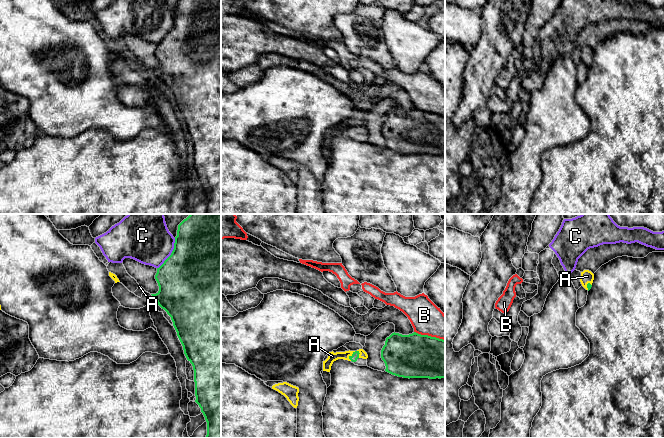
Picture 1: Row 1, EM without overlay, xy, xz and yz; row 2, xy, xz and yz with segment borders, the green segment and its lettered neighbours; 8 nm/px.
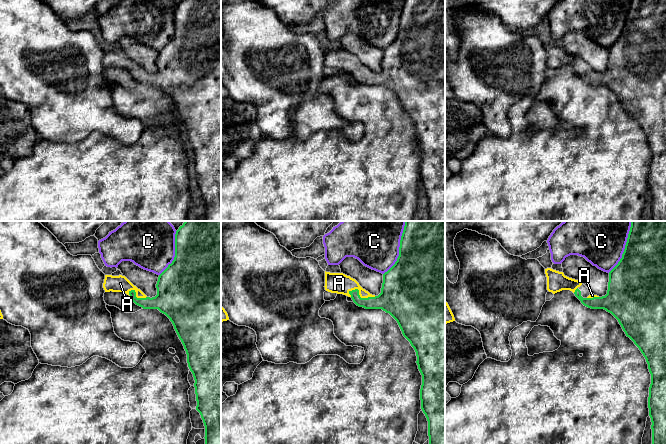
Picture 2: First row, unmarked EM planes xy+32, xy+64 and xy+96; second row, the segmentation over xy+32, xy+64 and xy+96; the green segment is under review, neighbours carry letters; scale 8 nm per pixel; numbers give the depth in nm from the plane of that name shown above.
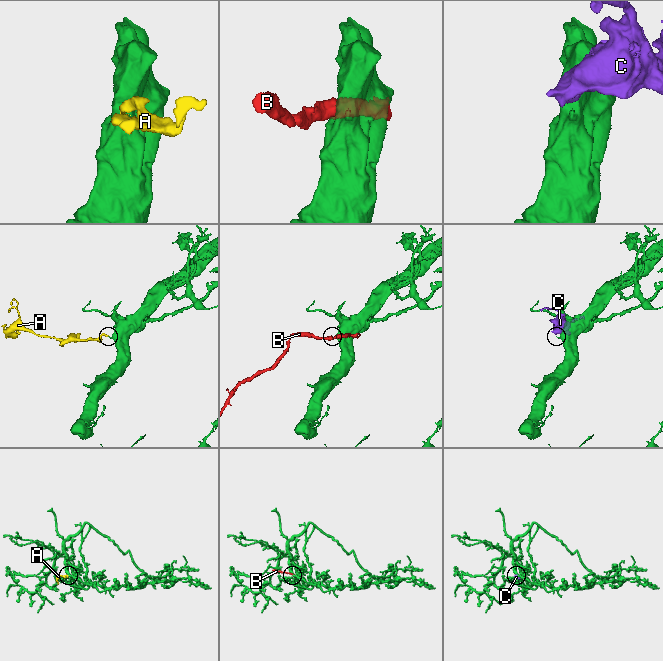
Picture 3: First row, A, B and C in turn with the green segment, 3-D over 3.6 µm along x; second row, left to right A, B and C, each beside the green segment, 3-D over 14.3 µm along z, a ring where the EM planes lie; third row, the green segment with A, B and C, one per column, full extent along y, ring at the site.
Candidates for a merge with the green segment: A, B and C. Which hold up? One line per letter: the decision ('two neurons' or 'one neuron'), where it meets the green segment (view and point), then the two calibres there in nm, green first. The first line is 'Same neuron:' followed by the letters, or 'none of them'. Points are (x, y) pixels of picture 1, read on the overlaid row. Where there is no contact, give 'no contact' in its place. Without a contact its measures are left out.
Same neuron: A
A: one neuron; meets green in xz at (350, 356); 60 nm thick on the green side, 70 nm on the other
B: two neurons; meets green in xz at (429, 336); 360 nm thick on the green side, 260 nm on the other
C: two neurons; meets green in xy at (171, 253); 500 nm thick on the green side, 380 nm on the other

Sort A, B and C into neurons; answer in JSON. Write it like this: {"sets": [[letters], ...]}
{"sets": [["A"], ["B"], ["C"]]}

